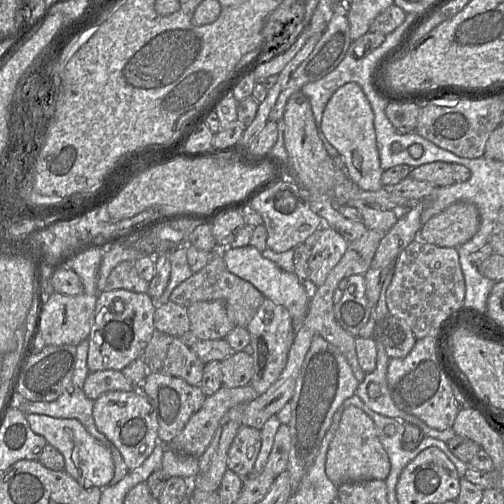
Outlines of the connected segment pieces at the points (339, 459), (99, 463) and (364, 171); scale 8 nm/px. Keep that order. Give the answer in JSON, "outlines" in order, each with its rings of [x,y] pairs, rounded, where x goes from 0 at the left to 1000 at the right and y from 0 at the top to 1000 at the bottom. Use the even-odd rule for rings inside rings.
{"outlines":[[[[706,806],[681,808],[669,853],[647,903],[645,933],[651,948],[667,964],[700,954],[766,952],[774,931],[770,901],[750,869],[748,851],[736,827]]],[[[58,819],[52,823],[58,845],[75,863],[85,865],[93,879],[109,887],[127,907],[129,935],[143,944],[167,968],[198,966],[208,968],[218,962],[226,942],[226,919],[216,889],[187,869],[153,831],[107,829],[83,821]]],[[[687,165],[665,181],[643,216],[637,256],[653,284],[683,313],[687,343],[700,361],[716,375],[728,379],[750,379],[762,371],[756,359],[760,337],[754,327],[754,312],[746,284],[742,224],[722,181],[708,165]]]]}

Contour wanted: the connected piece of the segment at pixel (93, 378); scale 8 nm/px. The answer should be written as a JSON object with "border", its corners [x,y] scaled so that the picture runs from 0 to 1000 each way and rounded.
{"border":[[[216,732],[177,738],[165,776],[175,790],[187,796],[214,776],[260,776],[276,770],[266,766],[242,736]]]}

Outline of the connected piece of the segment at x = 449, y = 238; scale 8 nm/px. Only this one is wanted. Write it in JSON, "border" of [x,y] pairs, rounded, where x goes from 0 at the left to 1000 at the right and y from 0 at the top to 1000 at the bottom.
{"border":[[[905,401],[835,448],[829,472],[873,490],[901,490],[931,478],[950,456],[952,431],[933,401]]]}

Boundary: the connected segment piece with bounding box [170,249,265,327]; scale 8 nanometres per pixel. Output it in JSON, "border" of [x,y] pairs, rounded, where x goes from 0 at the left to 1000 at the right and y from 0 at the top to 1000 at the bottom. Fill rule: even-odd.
{"border":[[[431,494],[403,534],[385,542],[341,577],[337,595],[369,611],[395,597],[433,595],[446,605],[450,625],[466,647],[490,649],[522,603],[526,589],[496,560],[458,542],[444,520],[440,496]]]}

